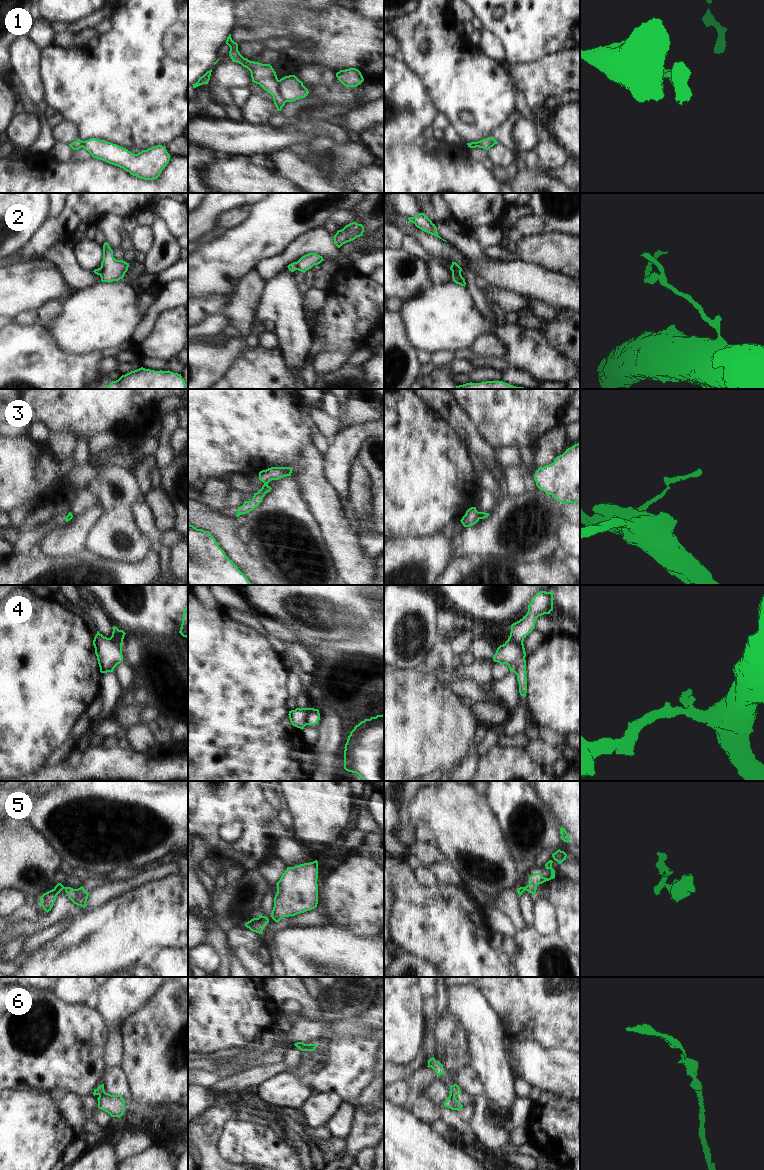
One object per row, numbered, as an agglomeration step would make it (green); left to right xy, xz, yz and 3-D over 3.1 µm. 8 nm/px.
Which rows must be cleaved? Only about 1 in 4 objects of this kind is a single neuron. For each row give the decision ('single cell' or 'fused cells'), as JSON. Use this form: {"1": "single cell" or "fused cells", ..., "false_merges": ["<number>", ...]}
{"1": "fused cells", "2": "fused cells", "3": "fused cells", "4": "fused cells", "5": "single cell", "6": "fused cells", "false_merges": ["1", "2", "3", "4", "6"]}

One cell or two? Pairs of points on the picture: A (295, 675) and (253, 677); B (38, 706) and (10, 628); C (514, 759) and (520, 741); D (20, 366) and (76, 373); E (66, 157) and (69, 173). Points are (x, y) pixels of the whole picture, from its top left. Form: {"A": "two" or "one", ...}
{"A": "two", "B": "one", "C": "two", "D": "one", "E": "two"}

